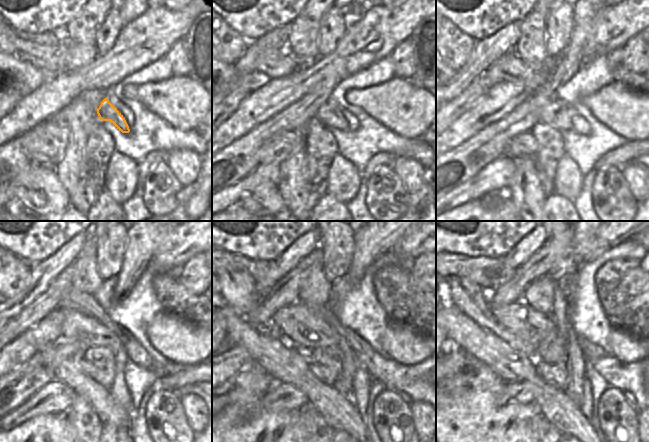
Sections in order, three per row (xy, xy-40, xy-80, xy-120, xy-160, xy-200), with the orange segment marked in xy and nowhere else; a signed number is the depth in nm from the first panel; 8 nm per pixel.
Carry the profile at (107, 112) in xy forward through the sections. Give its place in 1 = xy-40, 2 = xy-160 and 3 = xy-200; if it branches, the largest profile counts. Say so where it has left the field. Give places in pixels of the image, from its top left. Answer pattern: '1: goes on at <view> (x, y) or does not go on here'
1: goes on at xy-40 (330, 114)
2: goes on at xy-160 (299, 326)
3: goes on at xy-200 (530, 325)

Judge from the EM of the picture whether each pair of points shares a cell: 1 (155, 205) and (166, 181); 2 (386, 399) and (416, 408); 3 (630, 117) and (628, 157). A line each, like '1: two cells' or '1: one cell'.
1: one cell
2: two cells
3: two cells

